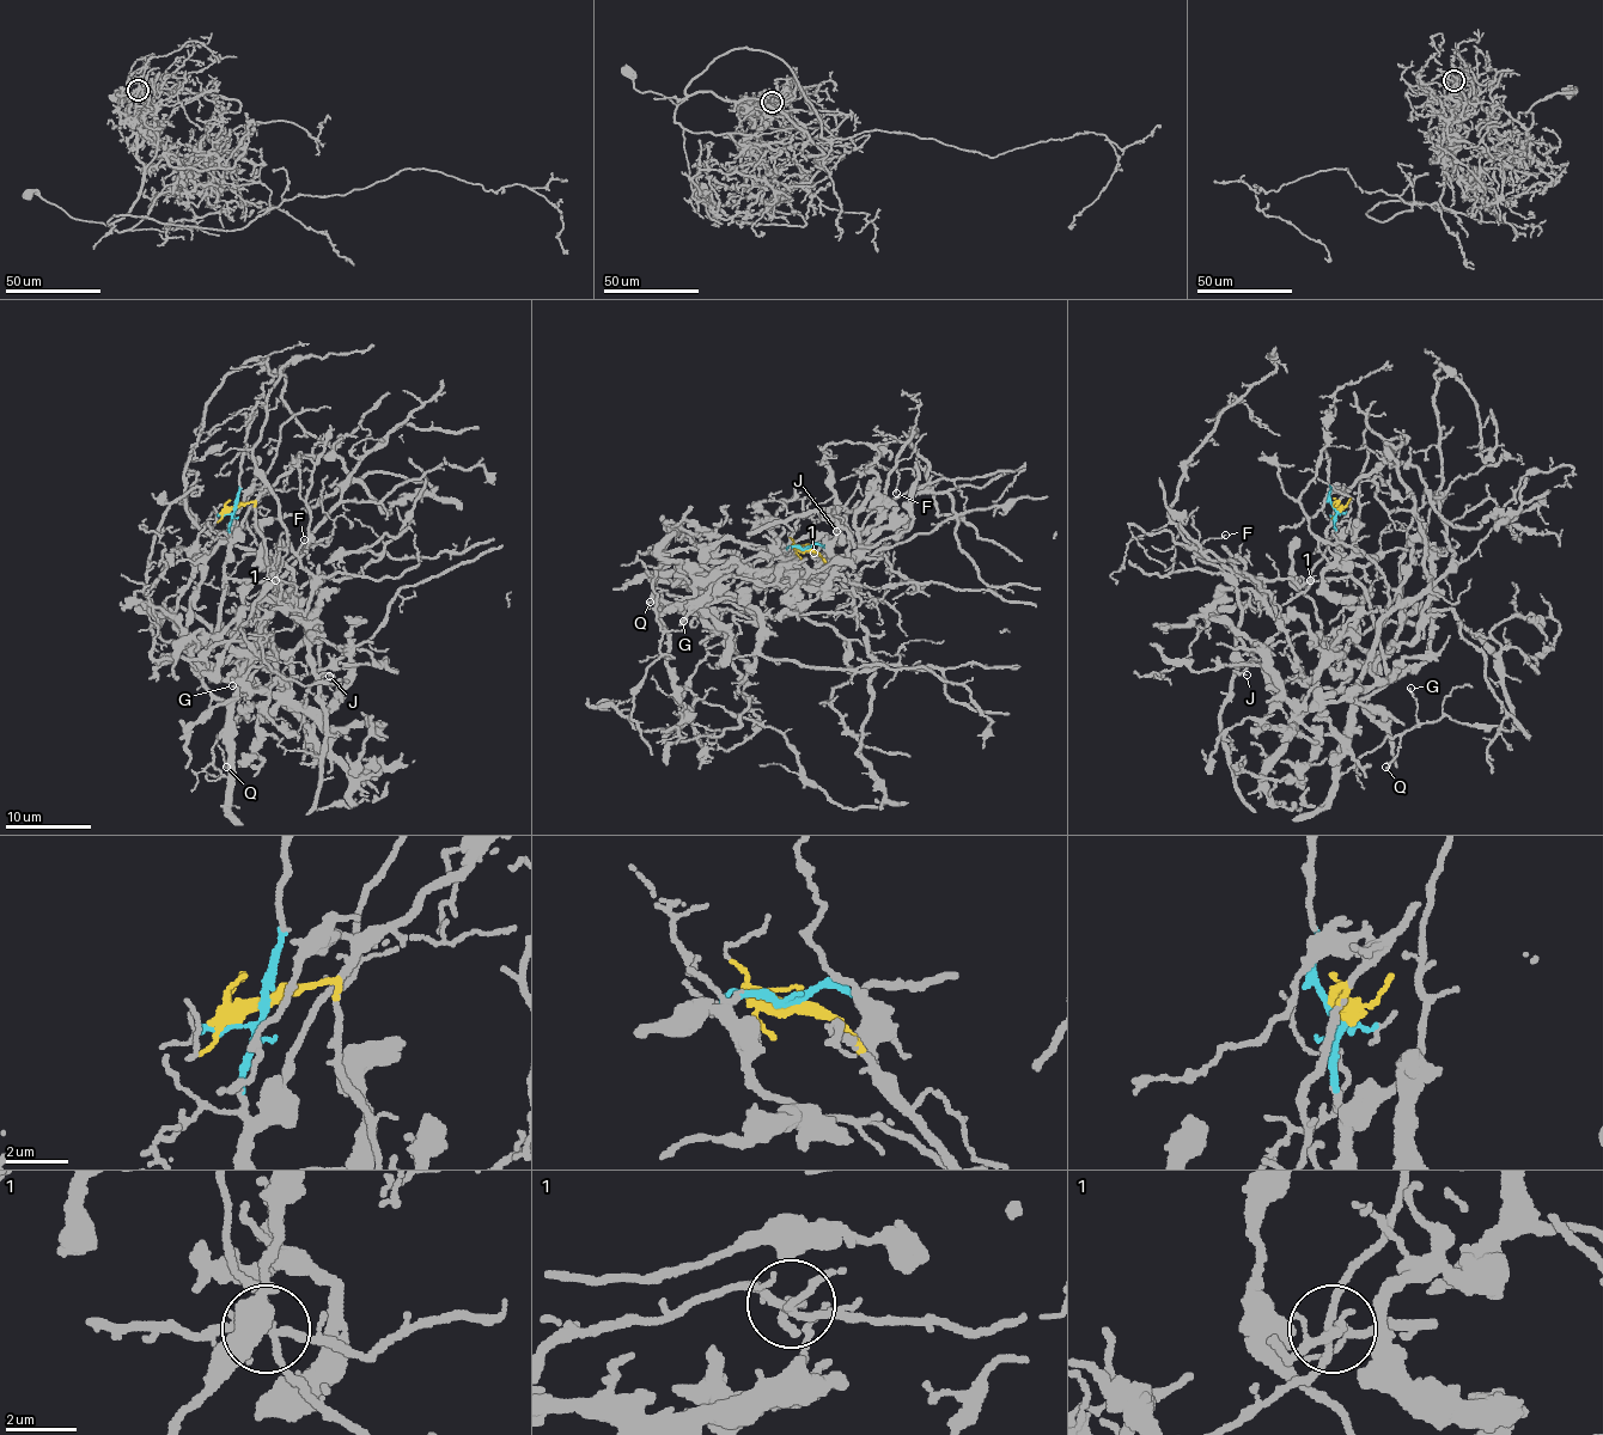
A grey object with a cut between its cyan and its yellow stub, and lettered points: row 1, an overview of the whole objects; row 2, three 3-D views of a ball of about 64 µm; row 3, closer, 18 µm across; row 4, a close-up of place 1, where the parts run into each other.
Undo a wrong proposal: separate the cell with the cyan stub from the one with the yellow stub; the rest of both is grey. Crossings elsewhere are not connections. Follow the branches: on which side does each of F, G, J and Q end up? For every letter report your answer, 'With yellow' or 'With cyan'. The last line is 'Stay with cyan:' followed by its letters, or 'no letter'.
F: With cyan
G: With cyan
J: With cyan
Q: With cyan
Stay with cyan: F, G, J, Q

